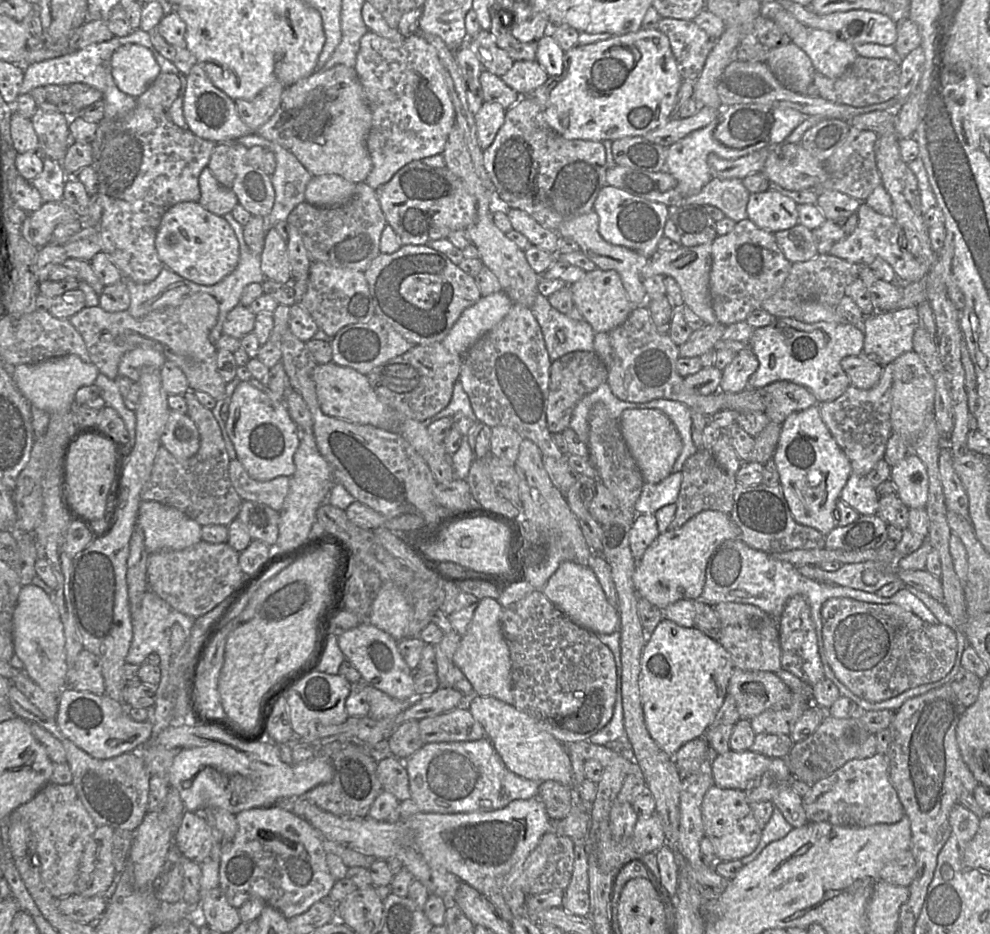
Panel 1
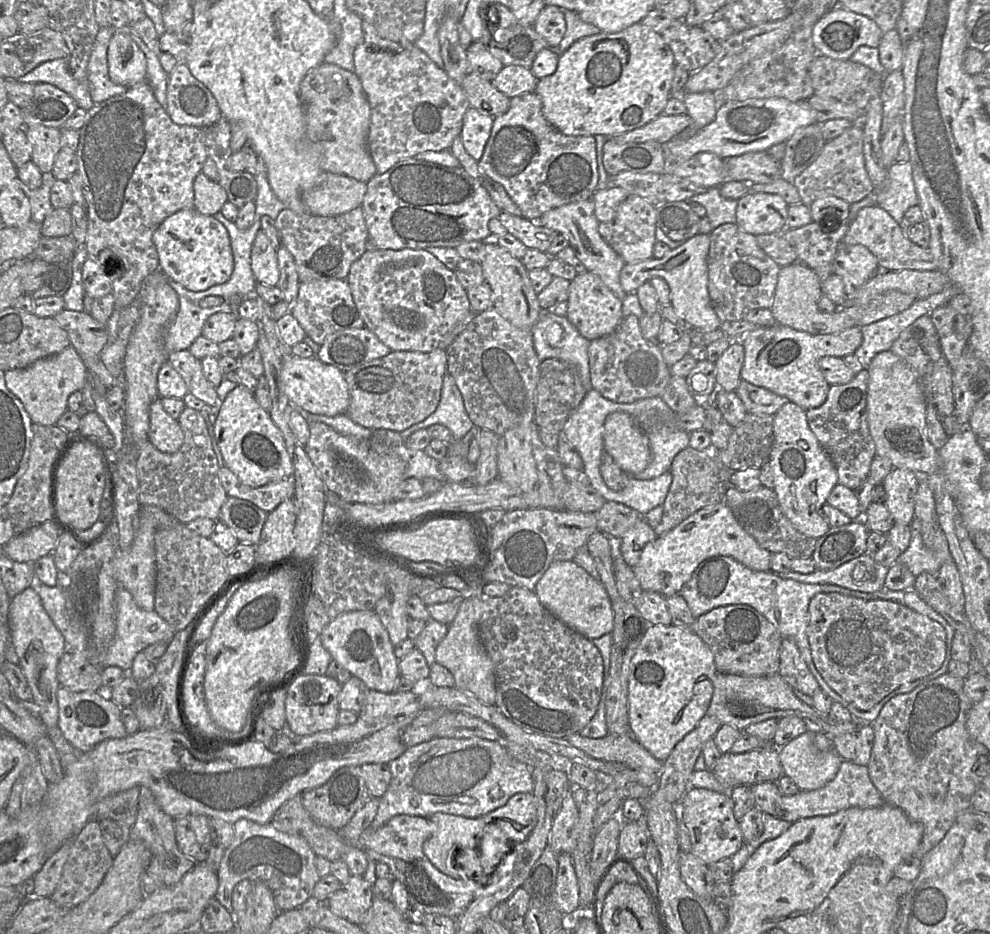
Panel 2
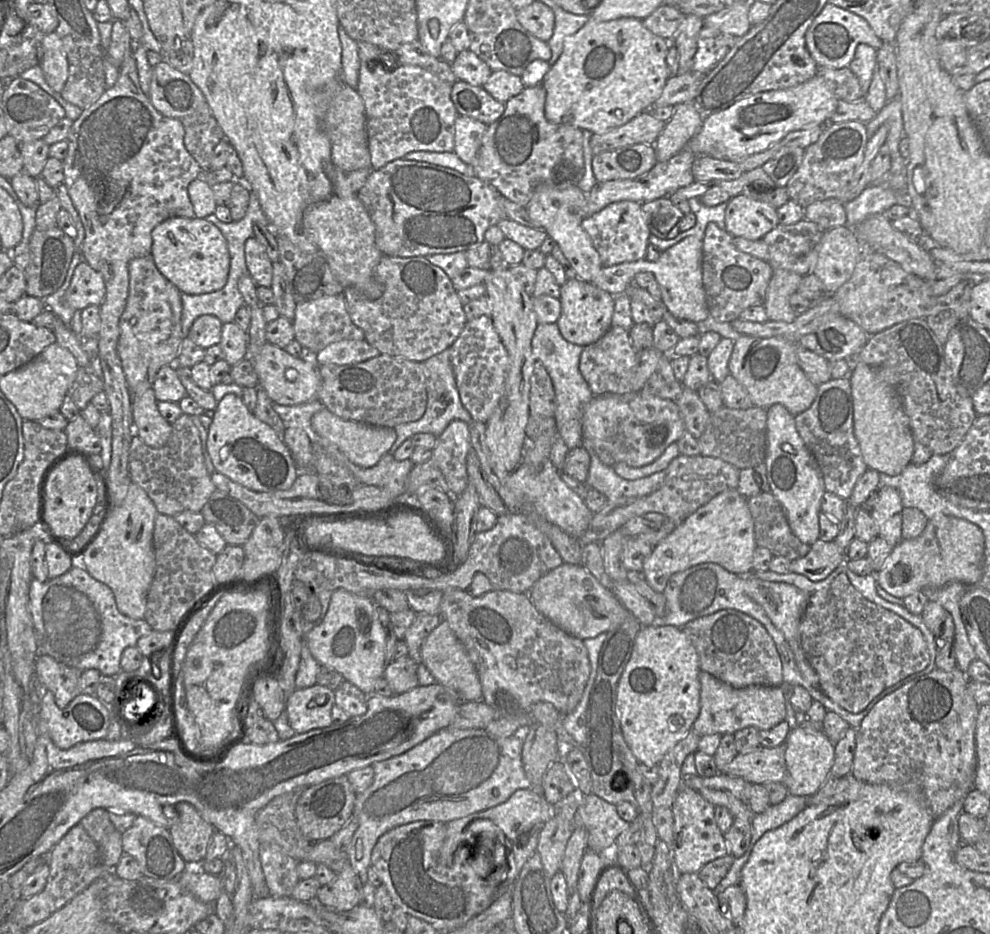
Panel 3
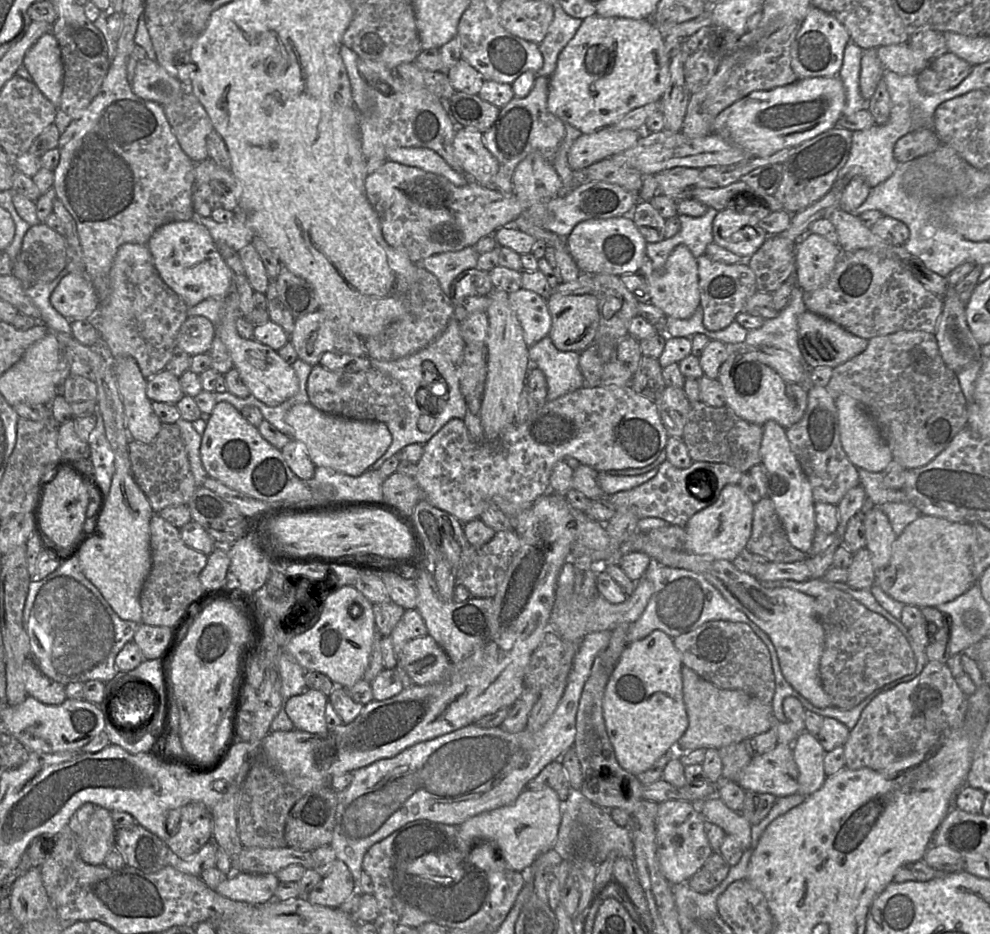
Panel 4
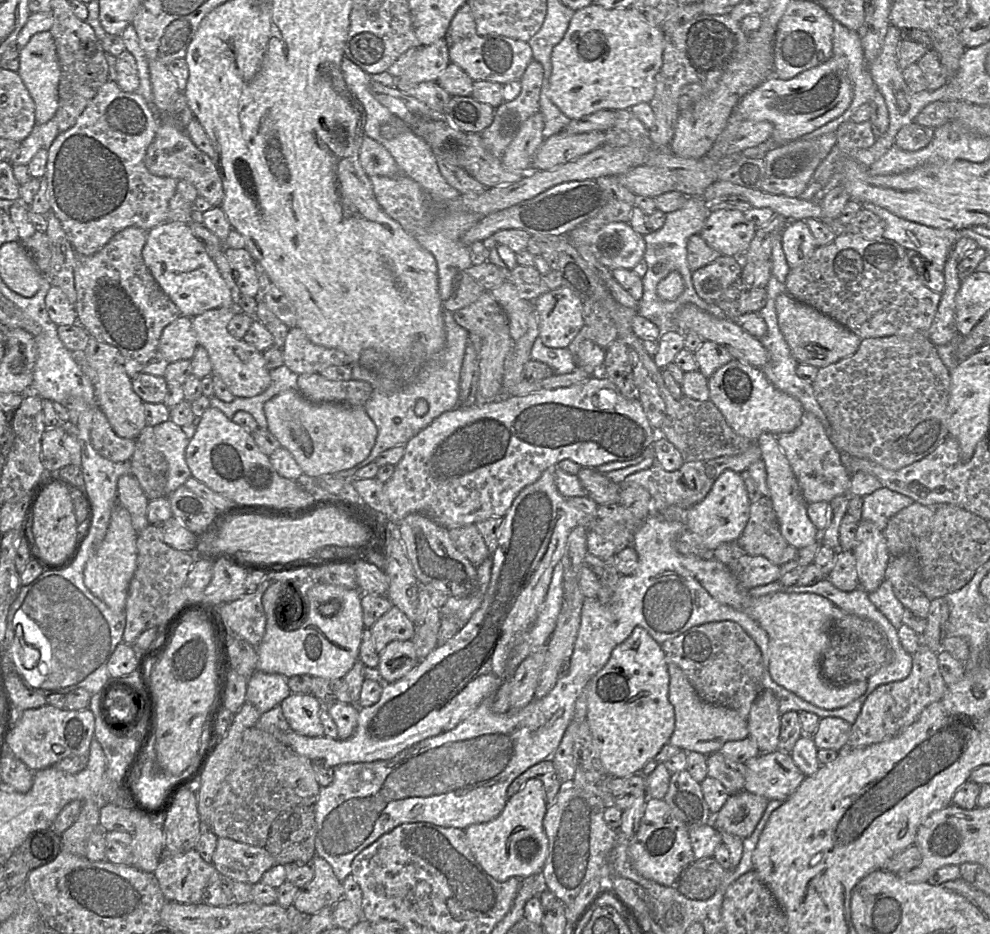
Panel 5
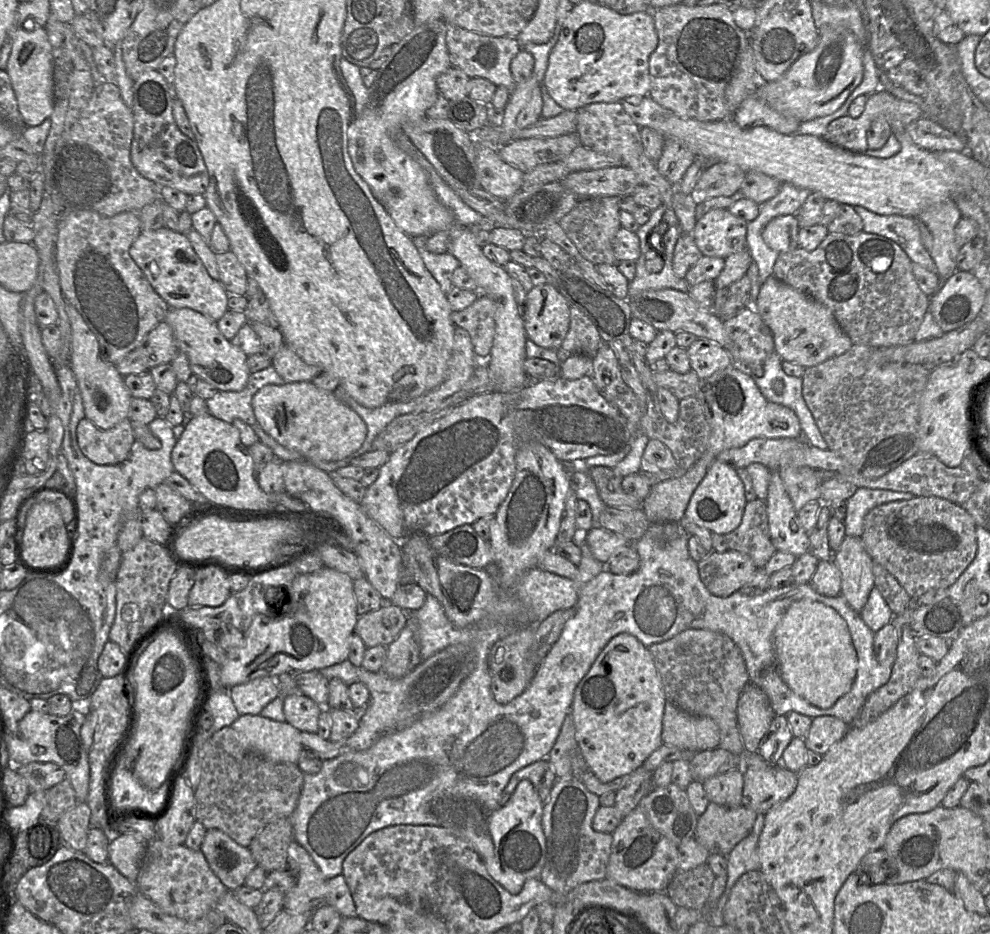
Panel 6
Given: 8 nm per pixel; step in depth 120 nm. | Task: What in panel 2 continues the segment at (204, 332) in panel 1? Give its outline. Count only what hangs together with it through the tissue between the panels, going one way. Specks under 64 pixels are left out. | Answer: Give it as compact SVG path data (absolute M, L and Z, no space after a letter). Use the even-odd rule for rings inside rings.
M64 309L53 318L67 332L86 367L91 368L108 342L107 324L98 322L85 311ZM185 349L169 354L167 361L184 379L189 393L207 405L215 405L218 400L216 388L205 378L200 359Z

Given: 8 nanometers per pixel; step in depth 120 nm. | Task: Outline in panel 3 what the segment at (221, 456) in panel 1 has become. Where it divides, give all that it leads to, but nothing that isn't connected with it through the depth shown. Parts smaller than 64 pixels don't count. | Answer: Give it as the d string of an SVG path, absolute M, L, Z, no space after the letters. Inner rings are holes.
M184 413L171 425L171 436L167 444L161 448L150 447L137 435L133 436L129 454L130 477L133 483L147 493L160 514L174 516L186 510L200 512L217 488L205 465L199 430L192 421L192 415Z

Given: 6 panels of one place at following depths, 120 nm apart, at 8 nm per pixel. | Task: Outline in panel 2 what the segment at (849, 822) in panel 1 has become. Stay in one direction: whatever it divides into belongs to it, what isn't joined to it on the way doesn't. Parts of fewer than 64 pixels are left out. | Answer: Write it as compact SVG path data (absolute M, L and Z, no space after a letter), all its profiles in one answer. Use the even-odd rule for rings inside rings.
M843 760L834 779L824 787L811 791L799 791L795 795L783 795L778 798L774 817L793 823L804 818L832 815L852 807L877 808L883 804L885 800L872 783L867 766Z

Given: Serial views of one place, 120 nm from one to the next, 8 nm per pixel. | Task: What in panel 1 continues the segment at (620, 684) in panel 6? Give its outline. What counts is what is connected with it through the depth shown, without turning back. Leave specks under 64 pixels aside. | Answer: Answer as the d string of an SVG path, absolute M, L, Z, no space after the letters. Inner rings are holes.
M663 619L647 638L641 657L639 689L647 730L657 745L674 756L690 740L703 737L724 703L735 667L728 651L695 627L687 628Z

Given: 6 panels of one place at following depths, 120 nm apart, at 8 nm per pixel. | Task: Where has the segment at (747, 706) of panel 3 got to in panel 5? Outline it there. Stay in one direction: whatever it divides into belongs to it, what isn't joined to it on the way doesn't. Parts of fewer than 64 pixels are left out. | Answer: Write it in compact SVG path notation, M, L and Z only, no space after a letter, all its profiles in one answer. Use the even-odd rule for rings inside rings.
M668 662L669 701L674 707L675 728L669 744L686 752L698 752L706 756L718 752L729 741L742 740L749 736L747 718L736 710L703 701L689 682L682 669Z

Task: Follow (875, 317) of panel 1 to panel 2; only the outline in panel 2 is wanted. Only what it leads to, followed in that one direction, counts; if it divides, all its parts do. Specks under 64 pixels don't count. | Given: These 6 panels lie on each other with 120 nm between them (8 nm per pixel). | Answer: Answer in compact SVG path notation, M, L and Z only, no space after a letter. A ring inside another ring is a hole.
M954 285L949 286L938 294L916 301L911 307L898 314L861 327L863 342L854 354L863 368L867 369L877 354L890 350L901 332L918 318L930 315L934 309L949 303L960 293Z

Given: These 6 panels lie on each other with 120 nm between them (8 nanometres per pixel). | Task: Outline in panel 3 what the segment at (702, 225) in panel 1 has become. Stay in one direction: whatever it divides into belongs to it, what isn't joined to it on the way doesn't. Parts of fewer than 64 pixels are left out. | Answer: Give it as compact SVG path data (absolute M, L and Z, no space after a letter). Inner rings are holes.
M668 197L641 203L650 233L661 239L673 239L681 233L678 222L684 213Z

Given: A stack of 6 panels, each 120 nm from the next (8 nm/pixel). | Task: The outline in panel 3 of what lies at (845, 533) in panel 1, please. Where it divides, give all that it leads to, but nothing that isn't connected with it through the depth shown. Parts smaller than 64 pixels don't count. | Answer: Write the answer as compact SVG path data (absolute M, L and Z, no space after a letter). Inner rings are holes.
M818 539L804 557L790 561L790 572L802 574L811 581L819 581L845 560L845 550L841 550L834 541Z

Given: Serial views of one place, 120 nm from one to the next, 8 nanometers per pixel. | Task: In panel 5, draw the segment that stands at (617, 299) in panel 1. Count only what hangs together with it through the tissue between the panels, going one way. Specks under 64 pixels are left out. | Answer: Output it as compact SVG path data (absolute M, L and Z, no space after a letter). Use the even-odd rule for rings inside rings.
M558 288L535 301L538 337L549 348L567 348L581 330L583 304L568 289Z

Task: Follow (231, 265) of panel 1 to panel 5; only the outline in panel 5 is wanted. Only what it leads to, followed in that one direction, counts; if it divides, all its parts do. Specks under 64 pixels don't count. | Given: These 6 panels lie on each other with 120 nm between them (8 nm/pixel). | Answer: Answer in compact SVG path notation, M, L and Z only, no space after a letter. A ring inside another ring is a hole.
M165 222L150 229L142 257L159 286L180 310L181 316L194 317L211 309L234 307L231 290L187 223Z

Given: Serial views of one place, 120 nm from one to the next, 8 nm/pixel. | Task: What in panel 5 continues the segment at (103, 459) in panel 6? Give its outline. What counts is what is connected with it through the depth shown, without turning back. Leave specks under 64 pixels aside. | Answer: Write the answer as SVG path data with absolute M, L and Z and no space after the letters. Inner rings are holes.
M100 409L95 410L92 418L90 442L100 456L112 462L130 460L136 443L135 439L118 436Z

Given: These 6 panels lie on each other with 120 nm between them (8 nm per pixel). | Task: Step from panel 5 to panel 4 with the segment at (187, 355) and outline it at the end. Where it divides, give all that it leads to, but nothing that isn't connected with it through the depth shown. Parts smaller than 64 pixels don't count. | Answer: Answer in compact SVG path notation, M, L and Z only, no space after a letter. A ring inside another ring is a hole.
M190 316L183 322L176 347L191 356L208 352L215 337L215 325L204 316Z

